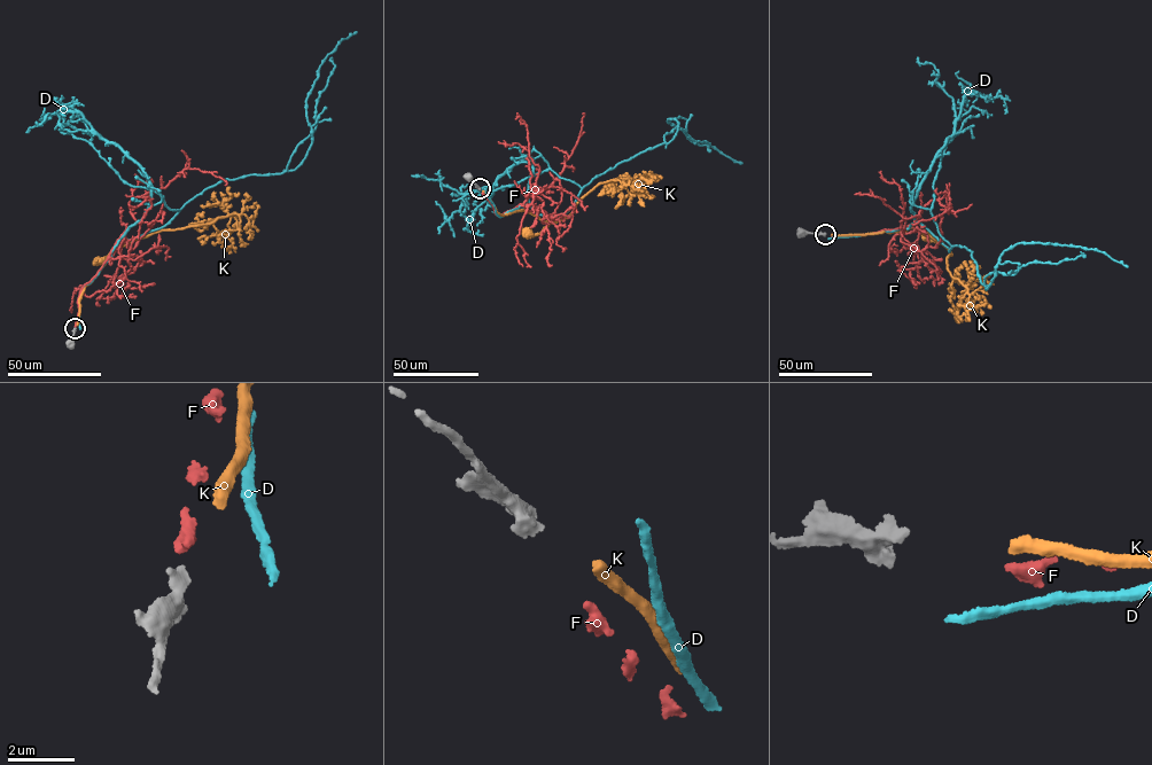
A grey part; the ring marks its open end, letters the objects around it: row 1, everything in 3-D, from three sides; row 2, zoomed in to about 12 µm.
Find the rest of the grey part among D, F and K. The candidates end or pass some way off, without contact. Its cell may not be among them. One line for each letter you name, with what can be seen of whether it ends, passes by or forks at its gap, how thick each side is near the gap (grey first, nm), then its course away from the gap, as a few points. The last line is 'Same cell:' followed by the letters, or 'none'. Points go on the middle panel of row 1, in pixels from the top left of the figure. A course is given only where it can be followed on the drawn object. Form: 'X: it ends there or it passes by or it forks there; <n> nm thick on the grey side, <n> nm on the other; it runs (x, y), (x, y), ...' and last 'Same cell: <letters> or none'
F: it ends there; 360 nm thick on the grey side, 380 nm on the other; it runs (482, 193), (499, 216), (527, 203), (535, 186), (531, 186), (528, 190), (551, 186), (577, 142), (582, 114)
Same cell: F

